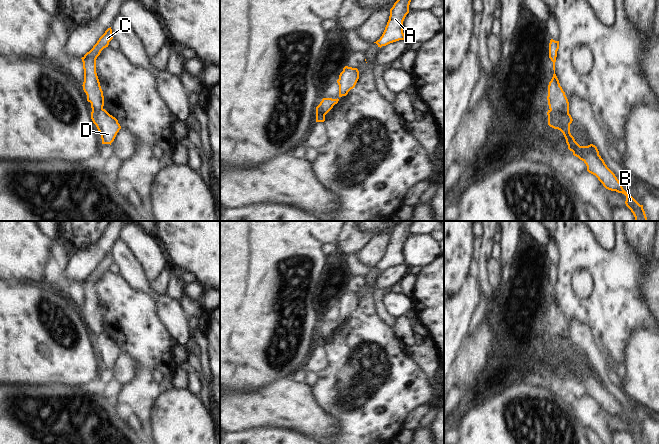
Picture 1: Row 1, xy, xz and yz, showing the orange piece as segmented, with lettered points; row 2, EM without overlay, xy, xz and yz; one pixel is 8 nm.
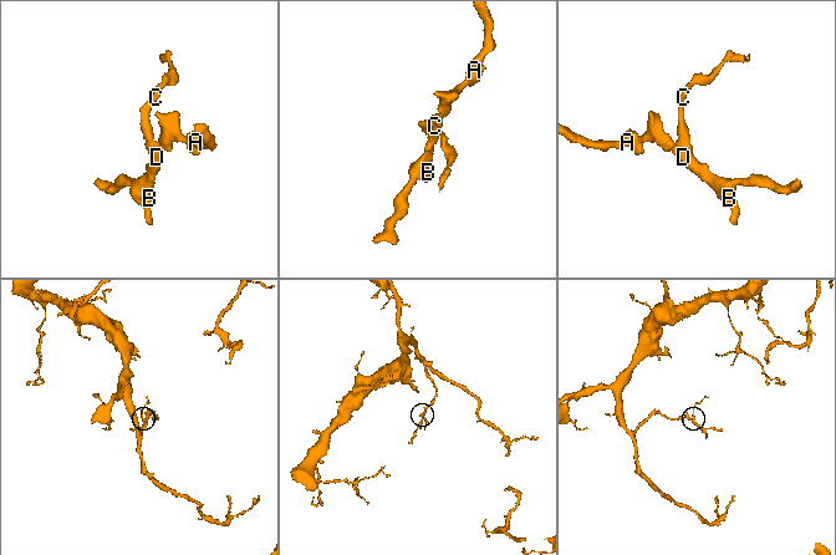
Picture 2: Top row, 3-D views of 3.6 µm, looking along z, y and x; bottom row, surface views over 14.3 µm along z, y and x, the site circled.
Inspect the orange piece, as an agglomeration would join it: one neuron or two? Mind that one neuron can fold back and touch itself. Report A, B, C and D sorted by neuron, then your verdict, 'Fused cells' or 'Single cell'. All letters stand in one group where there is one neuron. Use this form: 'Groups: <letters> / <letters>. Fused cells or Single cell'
Groups: A B D / C. Fused cells.

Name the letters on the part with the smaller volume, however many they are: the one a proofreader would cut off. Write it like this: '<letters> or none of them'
C

